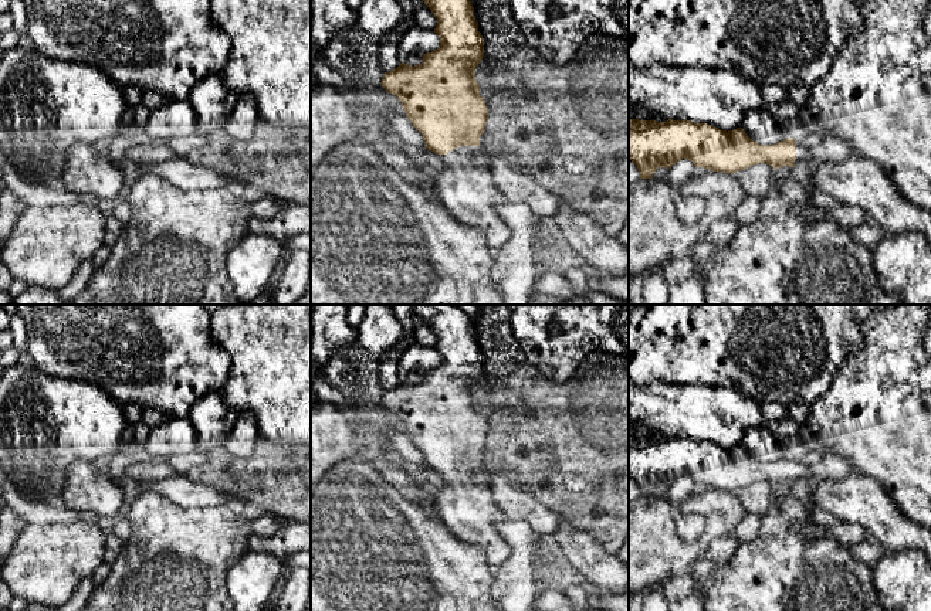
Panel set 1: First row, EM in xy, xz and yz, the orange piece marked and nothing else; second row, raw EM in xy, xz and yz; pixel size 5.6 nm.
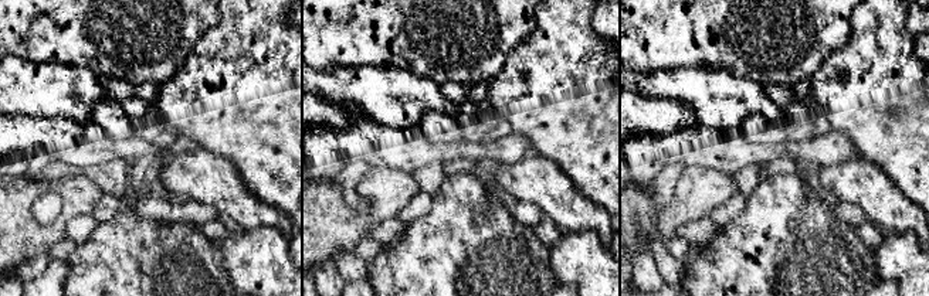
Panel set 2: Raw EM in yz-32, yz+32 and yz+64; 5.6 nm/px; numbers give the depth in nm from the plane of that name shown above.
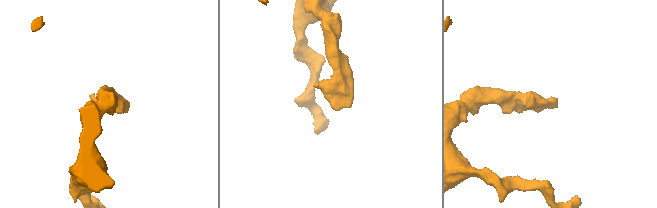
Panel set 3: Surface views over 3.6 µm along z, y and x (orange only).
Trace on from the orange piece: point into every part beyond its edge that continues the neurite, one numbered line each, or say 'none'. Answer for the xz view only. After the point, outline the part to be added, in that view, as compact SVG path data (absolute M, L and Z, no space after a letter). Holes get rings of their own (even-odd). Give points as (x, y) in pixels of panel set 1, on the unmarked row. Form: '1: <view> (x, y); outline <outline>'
1: xz (466, 505); outline M460 464L441 475L446 486L436 493L440 519L457 539L478 546L494 573L509 557L511 547L495 526L500 508L488 476L478 464Z

